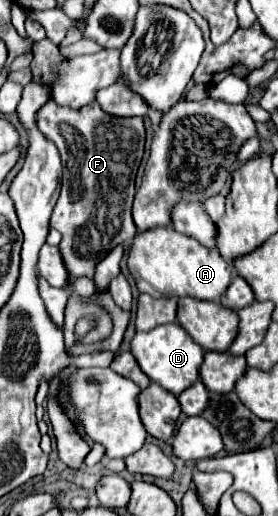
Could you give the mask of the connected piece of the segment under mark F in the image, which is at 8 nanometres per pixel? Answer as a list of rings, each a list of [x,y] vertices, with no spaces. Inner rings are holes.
[[[53,99],[47,101],[37,113],[37,127],[45,135],[45,139],[53,141],[59,149],[61,163],[63,163],[63,183],[61,183],[61,197],[51,215],[51,227],[61,233],[61,255],[65,257],[65,269],[69,269],[67,287],[77,277],[93,279],[95,265],[117,245],[131,243],[137,235],[137,227],[133,225],[131,205],[135,197],[135,177],[139,163],[143,159],[143,145],[145,145],[145,127],[143,117],[109,117],[103,109],[93,101],[81,109],[69,109],[57,105]]]

